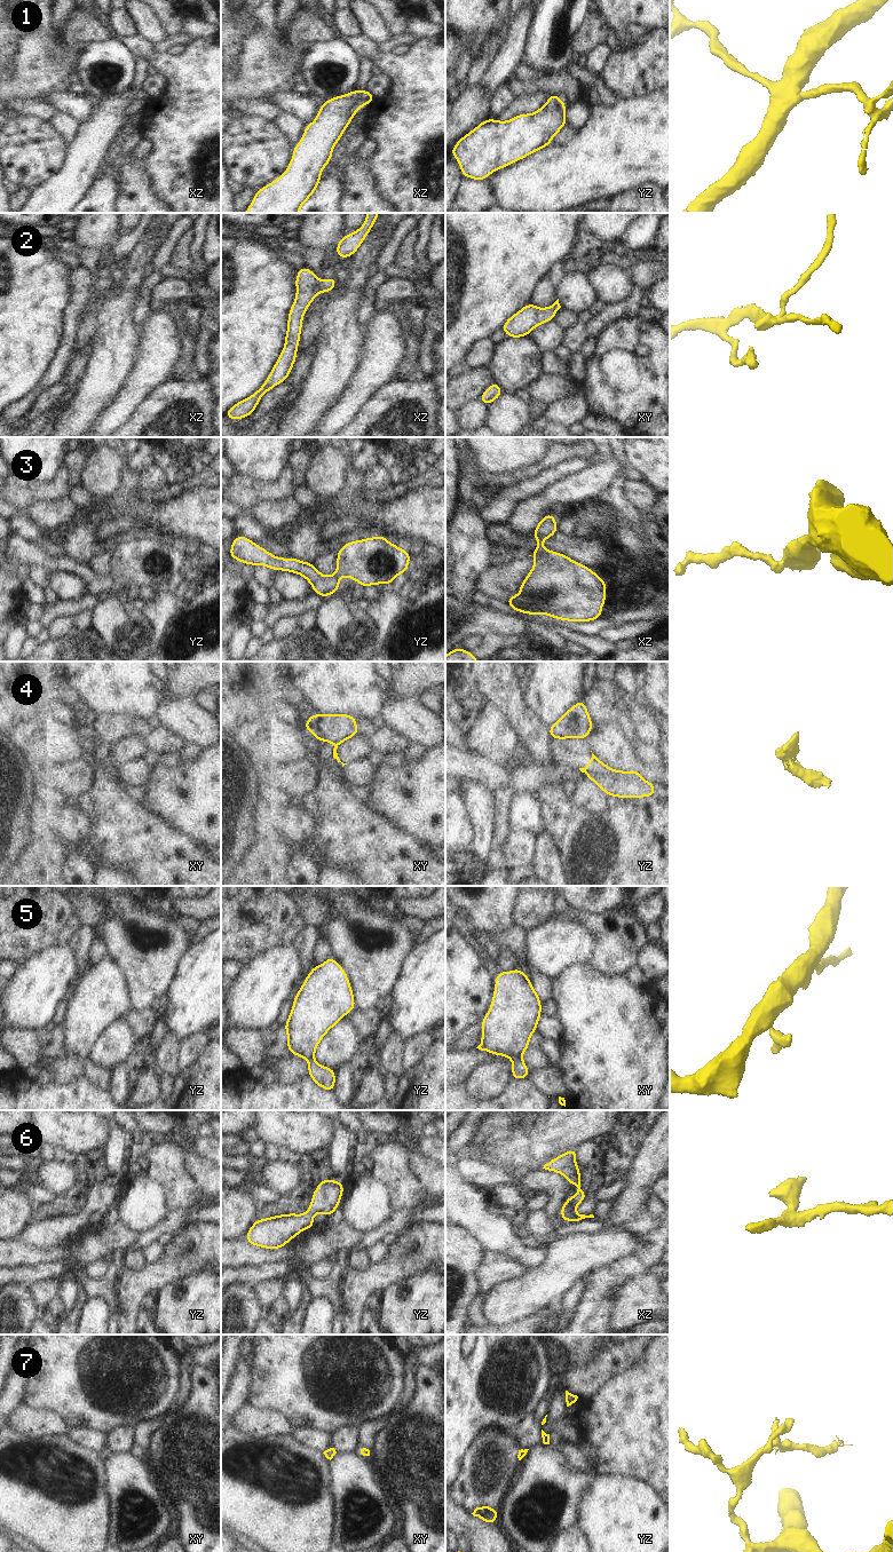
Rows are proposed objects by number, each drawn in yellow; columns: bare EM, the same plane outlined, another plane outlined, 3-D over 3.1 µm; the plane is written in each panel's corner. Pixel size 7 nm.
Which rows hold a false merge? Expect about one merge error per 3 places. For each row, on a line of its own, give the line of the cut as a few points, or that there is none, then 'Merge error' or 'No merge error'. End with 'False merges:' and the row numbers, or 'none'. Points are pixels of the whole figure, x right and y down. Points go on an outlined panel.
1: No split. No merge error
2: No split. No merge error
3: Split along xz (545, 549), (534, 555). Merge error
4: Split along xy (340, 742), (334, 745). Merge error
5: No split. No merge error
6: No split. No merge error
7: Split along yz (524, 1450), (522, 1456). Merge error
False merges: 3, 4, 7.

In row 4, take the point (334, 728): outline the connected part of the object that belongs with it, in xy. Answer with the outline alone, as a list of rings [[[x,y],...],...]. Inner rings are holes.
[[[310,714],[302,726],[313,733],[315,739],[334,745],[358,735],[356,718],[350,714]]]

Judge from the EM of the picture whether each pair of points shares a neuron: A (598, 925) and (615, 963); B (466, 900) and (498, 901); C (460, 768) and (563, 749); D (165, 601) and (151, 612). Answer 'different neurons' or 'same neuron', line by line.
A: same neuron
B: same neuron
C: different neurons
D: same neuron

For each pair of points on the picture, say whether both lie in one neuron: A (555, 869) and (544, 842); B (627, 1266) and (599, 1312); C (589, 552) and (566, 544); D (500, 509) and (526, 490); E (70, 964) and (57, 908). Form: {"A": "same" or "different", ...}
{"A": "same", "B": "same", "C": "same", "D": "same", "E": "different"}

